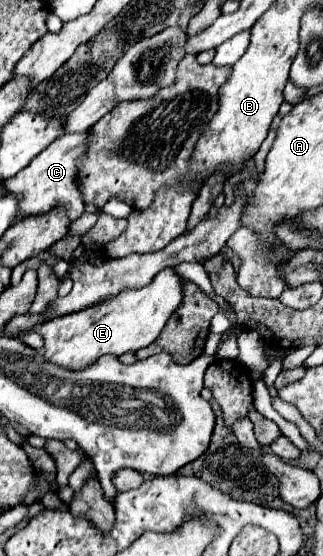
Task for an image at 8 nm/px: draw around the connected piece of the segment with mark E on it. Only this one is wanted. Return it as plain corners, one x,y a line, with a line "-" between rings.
164,268
164,270
160,270
160,272
158,272
158,274
156,274
156,276
154,276
154,280
152,280
152,282
150,282
150,284
146,284
146,286
142,286
142,288
126,288
126,290
122,290
122,292
120,292
120,294
116,294
116,296
112,296
112,298
108,298
108,300
102,300
102,302
98,302
98,304
92,304
92,306
88,306
88,308
84,308
84,310
78,310
78,312
72,312
72,314
66,314
66,316
58,316
58,318
54,318
54,320
48,320
48,322
44,322
44,323
43,323
43,324
40,324
40,326
34,326
34,327
33,327
33,328
32,328
32,329
31,329
31,330
29,330
29,331
27,331
27,332
23,332
23,333
22,333
22,334
21,334
21,335
20,335
20,338
22,338
22,337
23,337
23,336
24,336
24,335
25,335
25,334
27,334
27,333
28,333
28,332
30,332
30,331
36,331
36,332
38,332
38,334
42,334
42,336
44,336
44,356
46,356
46,360
50,360
50,362
54,362
54,364
58,364
58,366
66,366
66,368
84,368
84,366
86,366
86,364
90,364
90,362
94,362
94,358
98,358
98,356
102,356
102,354
114,354
114,356
120,356
120,354
124,354
124,352
128,352
128,350
132,350
132,352
136,352
136,350
138,350
138,348
144,348
144,346
148,346
148,344
152,344
152,342
154,342
154,340
156,340
156,338
158,338
158,336
160,336
160,332
162,332
162,328
164,328
164,326
166,326
166,322
168,322
168,320
170,320
170,316
172,316
172,314
174,314
174,310
176,310
176,308
178,308
178,306
180,306
180,304
182,304
182,300
184,300
184,280
182,280
182,278
180,278
180,276
178,276
178,272
176,272
176,270
174,270
174,268

